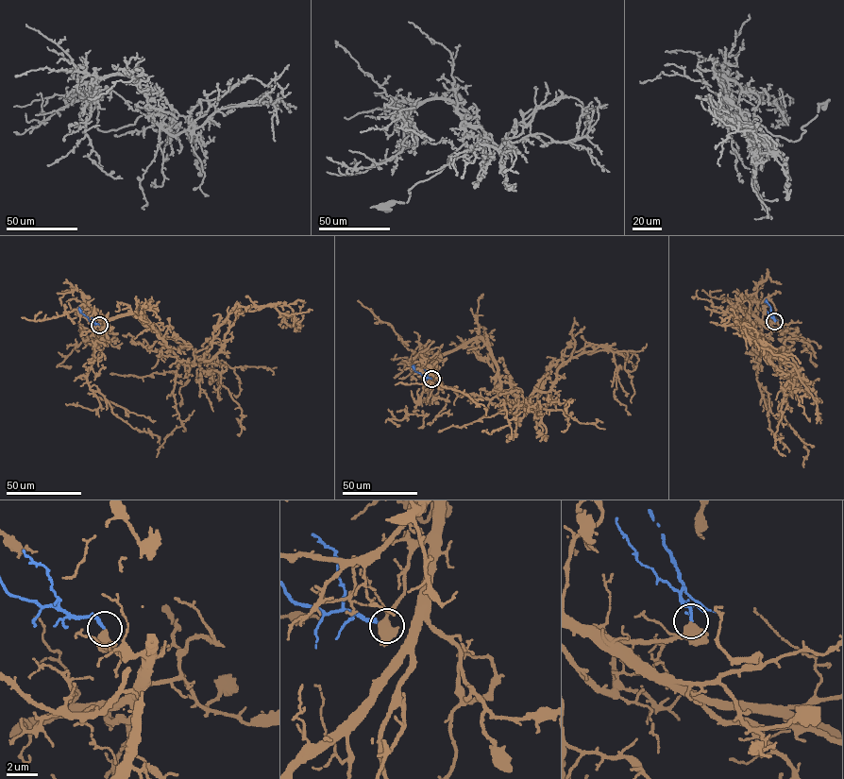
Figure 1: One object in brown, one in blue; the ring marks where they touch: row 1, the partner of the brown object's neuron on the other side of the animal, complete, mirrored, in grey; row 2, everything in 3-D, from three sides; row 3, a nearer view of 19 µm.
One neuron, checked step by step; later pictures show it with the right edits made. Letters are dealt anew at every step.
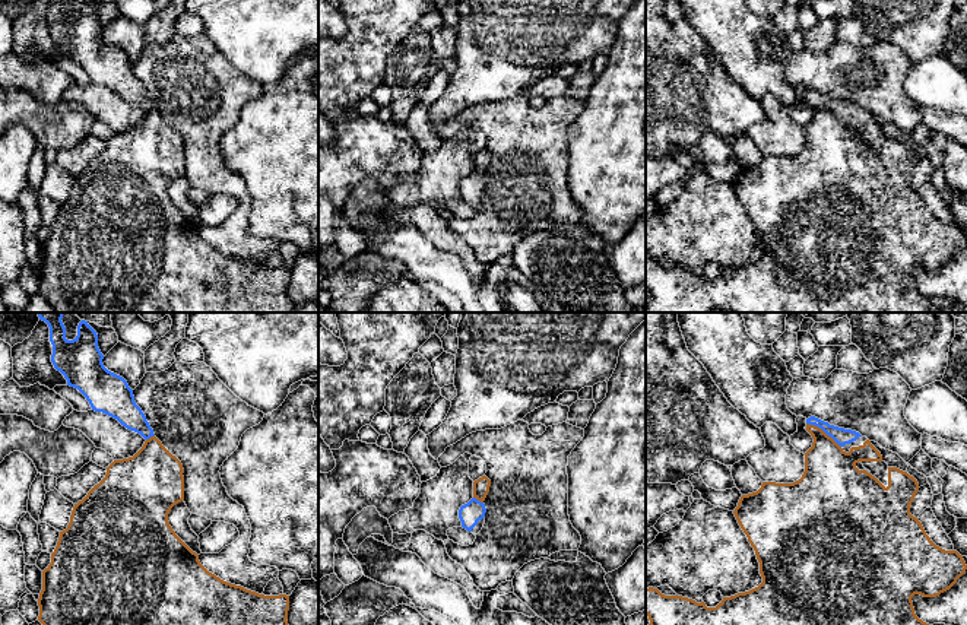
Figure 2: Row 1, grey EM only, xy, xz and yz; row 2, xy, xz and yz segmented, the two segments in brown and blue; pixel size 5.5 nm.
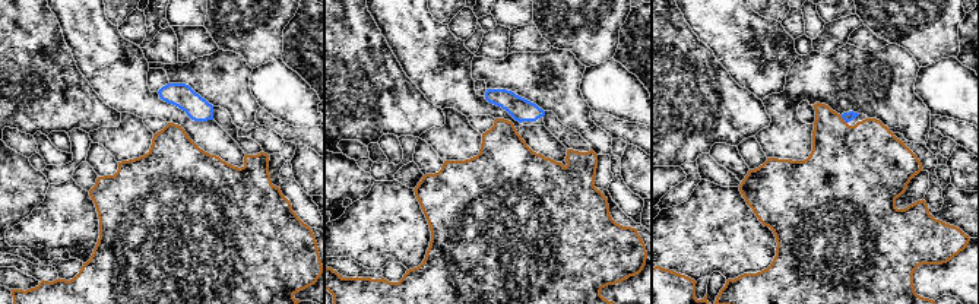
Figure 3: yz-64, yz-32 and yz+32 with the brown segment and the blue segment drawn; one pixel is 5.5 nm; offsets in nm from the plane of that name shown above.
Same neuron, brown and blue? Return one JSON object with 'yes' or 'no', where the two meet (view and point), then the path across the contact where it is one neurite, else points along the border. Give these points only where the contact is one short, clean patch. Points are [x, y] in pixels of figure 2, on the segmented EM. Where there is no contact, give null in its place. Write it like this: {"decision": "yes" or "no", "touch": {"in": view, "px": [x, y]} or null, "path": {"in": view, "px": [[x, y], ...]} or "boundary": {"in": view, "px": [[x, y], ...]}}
{"decision": "yes", "touch": {"in": "yz", "px": [823, 431]}, "path": {"in": "yz", "px": [[830, 475], [827, 438], [823, 431], [840, 435]]}}

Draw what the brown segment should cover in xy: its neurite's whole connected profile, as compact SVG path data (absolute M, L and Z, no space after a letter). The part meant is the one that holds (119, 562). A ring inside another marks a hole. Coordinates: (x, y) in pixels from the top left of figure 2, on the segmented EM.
M38 312L38 317L50 327L51 362L67 386L77 388L92 410L117 419L146 440L133 457L114 460L105 478L74 504L70 523L60 532L51 553L51 564L42 571L38 621L42 625L288 625L289 596L264 596L221 580L200 564L199 555L169 526L171 508L184 501L183 464L155 437L127 381L104 367L96 331L82 320L77 336L67 340L63 312Z

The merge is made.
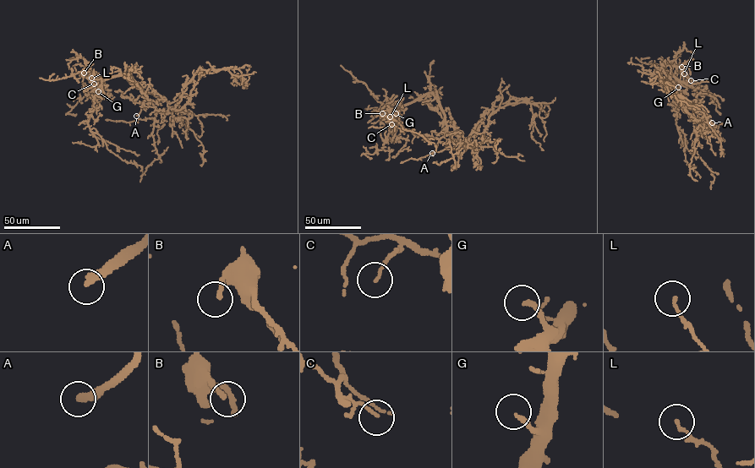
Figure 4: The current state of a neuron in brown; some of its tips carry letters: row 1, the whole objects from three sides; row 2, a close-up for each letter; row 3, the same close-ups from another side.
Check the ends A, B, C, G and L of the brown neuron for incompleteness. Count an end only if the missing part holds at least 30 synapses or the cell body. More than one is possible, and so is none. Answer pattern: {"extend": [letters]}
{"extend": ["A", "G"]}

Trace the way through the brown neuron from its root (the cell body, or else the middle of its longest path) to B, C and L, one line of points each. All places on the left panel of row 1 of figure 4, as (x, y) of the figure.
B: (146, 92), (131, 84), (124, 75), (110, 77), (99, 85), (84, 73)
C: (146, 92), (131, 84), (121, 74), (105, 79), (99, 85), (94, 84)
L: (146, 92), (131, 84), (121, 74), (105, 79), (99, 85), (91, 78)

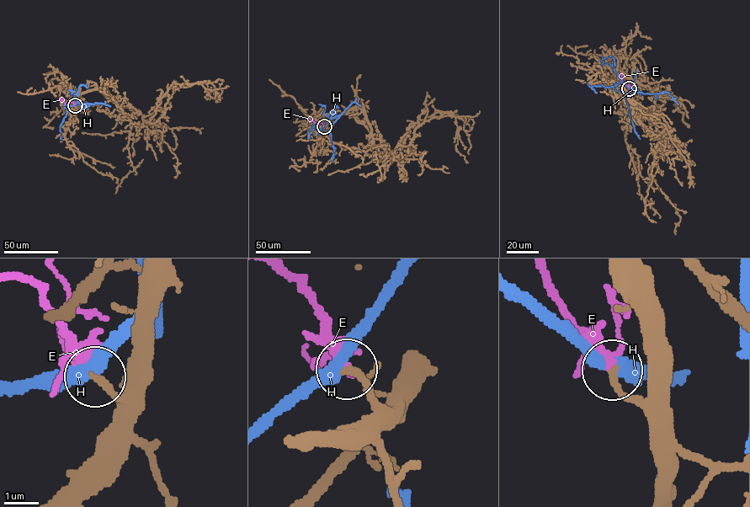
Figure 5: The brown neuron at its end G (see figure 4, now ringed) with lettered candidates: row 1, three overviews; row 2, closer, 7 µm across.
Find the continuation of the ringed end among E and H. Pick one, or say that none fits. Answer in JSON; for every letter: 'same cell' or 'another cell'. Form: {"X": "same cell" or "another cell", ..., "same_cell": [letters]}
{"E": "same cell", "H": "another cell", "same_cell": ["E"]}

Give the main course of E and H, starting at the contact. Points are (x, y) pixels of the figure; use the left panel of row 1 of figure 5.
E: (75, 105), (60, 98)
H: (74, 105), (77, 102), (88, 104), (87, 106), (80, 106), (86, 102), (86, 109)

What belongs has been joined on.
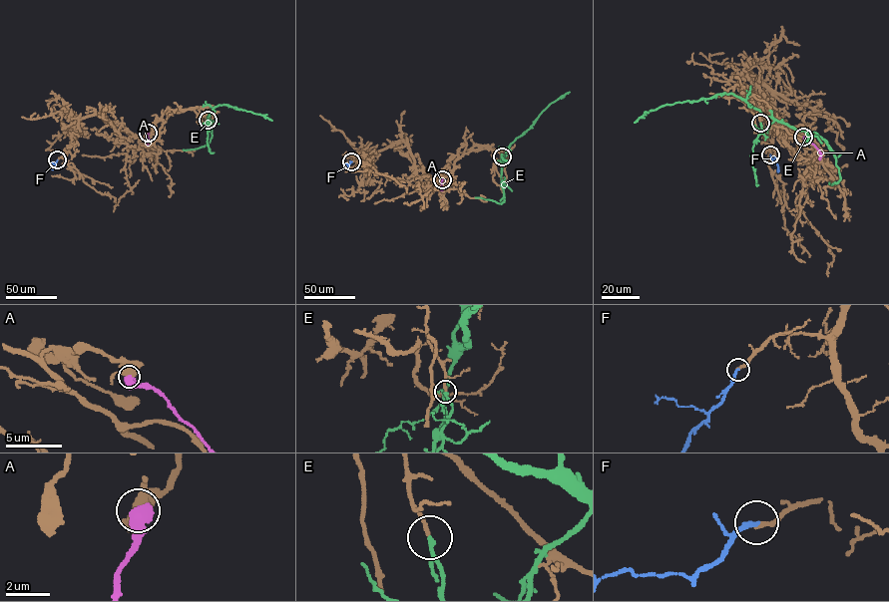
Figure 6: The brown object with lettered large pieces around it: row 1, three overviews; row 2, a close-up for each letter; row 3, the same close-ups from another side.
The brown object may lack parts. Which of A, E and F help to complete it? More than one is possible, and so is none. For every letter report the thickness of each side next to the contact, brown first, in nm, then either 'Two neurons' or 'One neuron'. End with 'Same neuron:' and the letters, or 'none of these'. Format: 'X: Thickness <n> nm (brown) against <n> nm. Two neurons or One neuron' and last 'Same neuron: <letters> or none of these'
A: Thickness 500 nm (brown) against 650 nm. Two neurons
E: Thickness 150 nm (brown) against 140 nm. Two neurons
F: Thickness 200 nm (brown) against 190 nm. One neuron
Same neuron: F

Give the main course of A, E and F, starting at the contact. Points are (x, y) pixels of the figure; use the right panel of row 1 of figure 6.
A: (803, 137), (820, 152), (819, 159)
E: (760, 123), (761, 129), (766, 130), (774, 120), (739, 97), (725, 93), (695, 101), (663, 105), (634, 123)
F: (770, 154), (778, 170)

